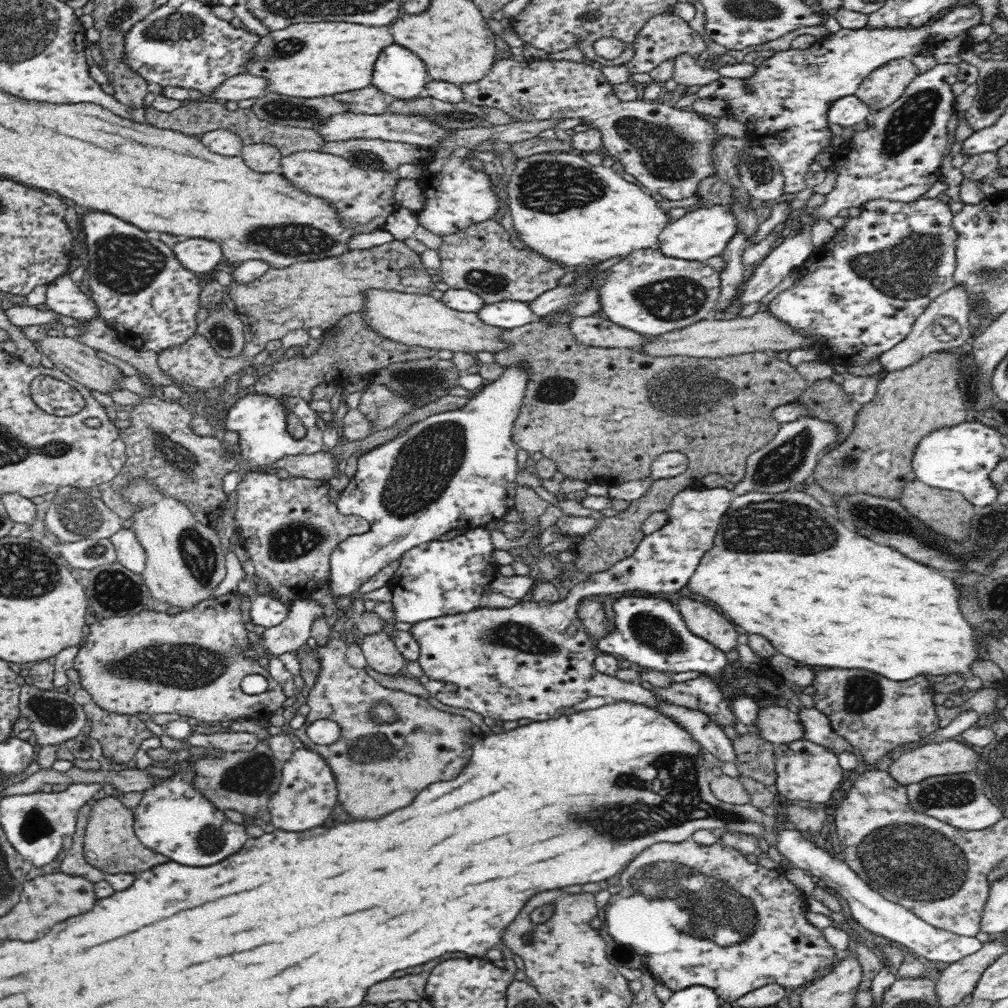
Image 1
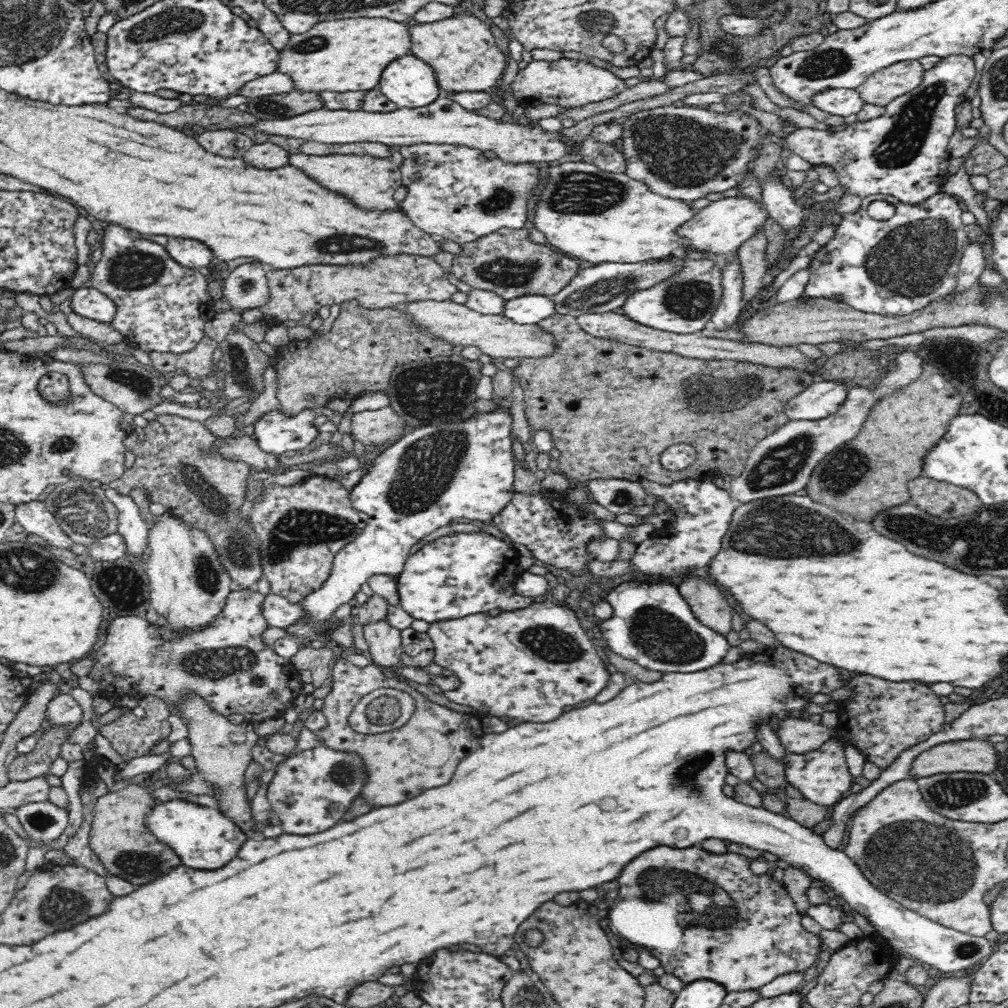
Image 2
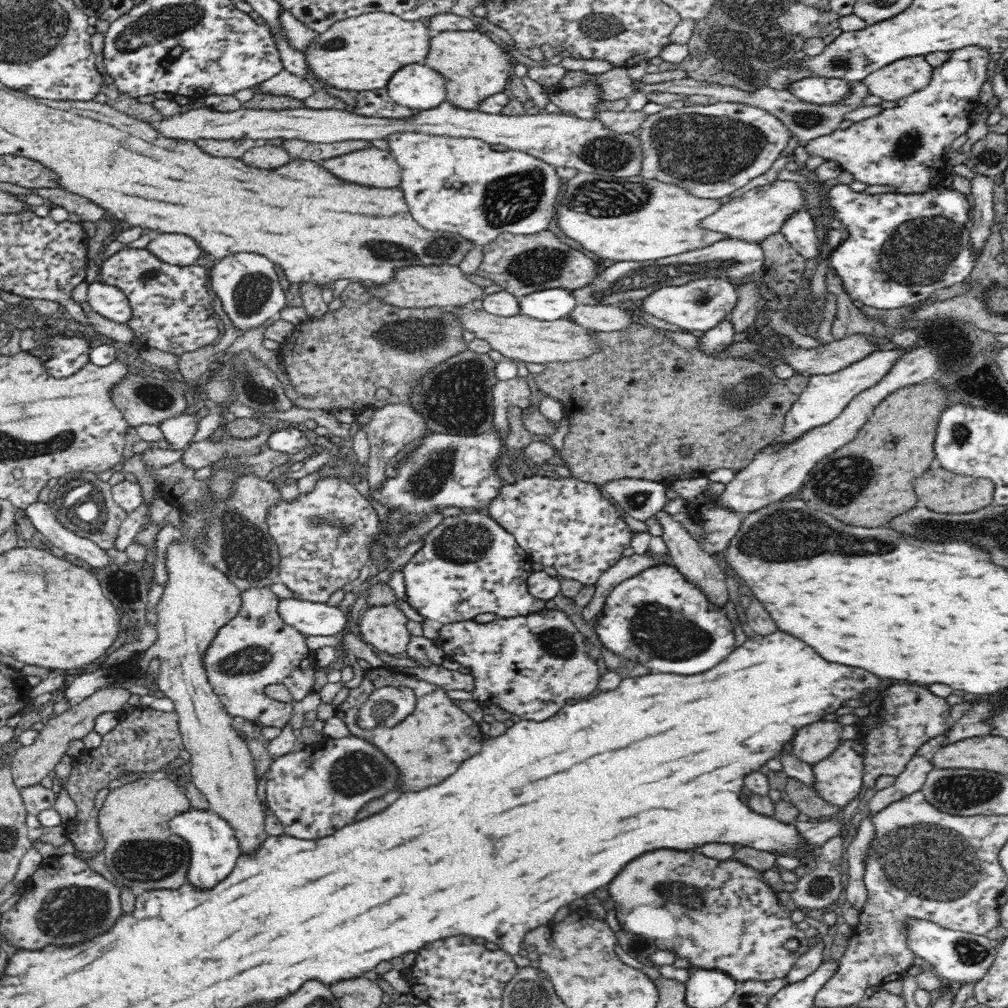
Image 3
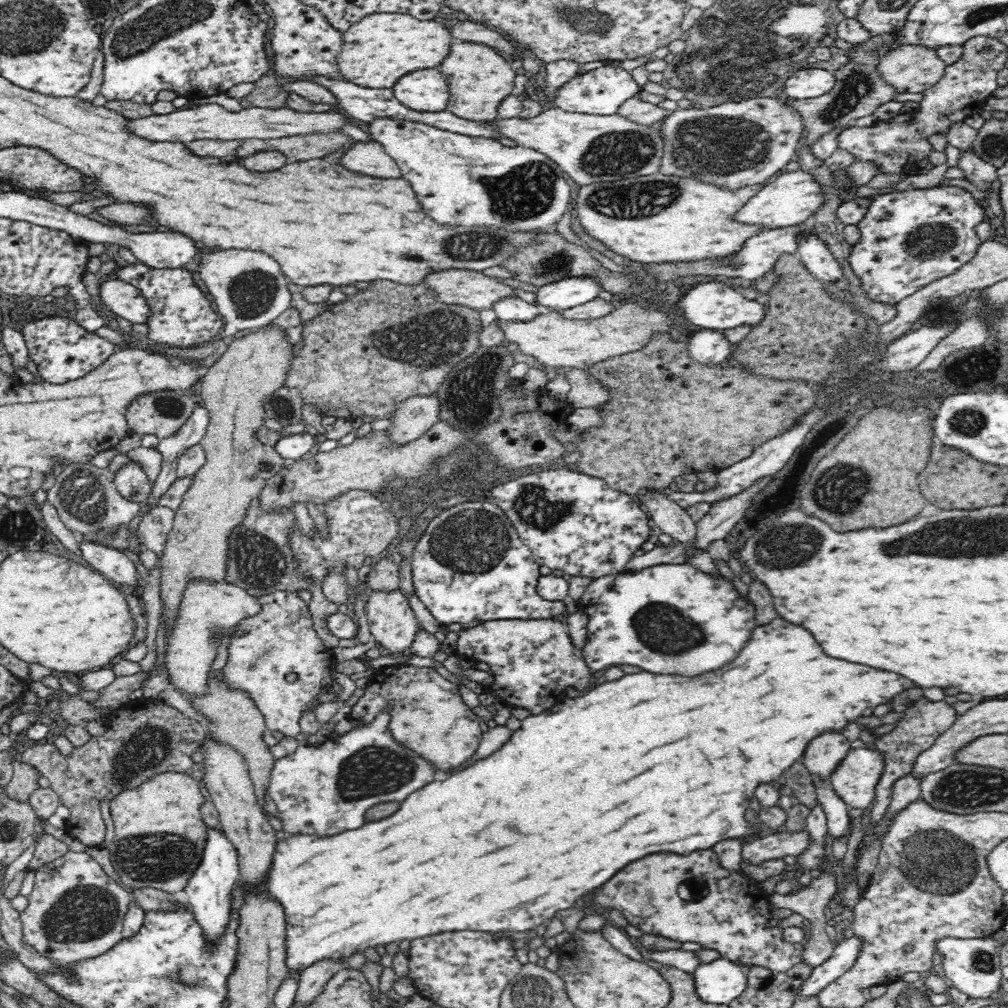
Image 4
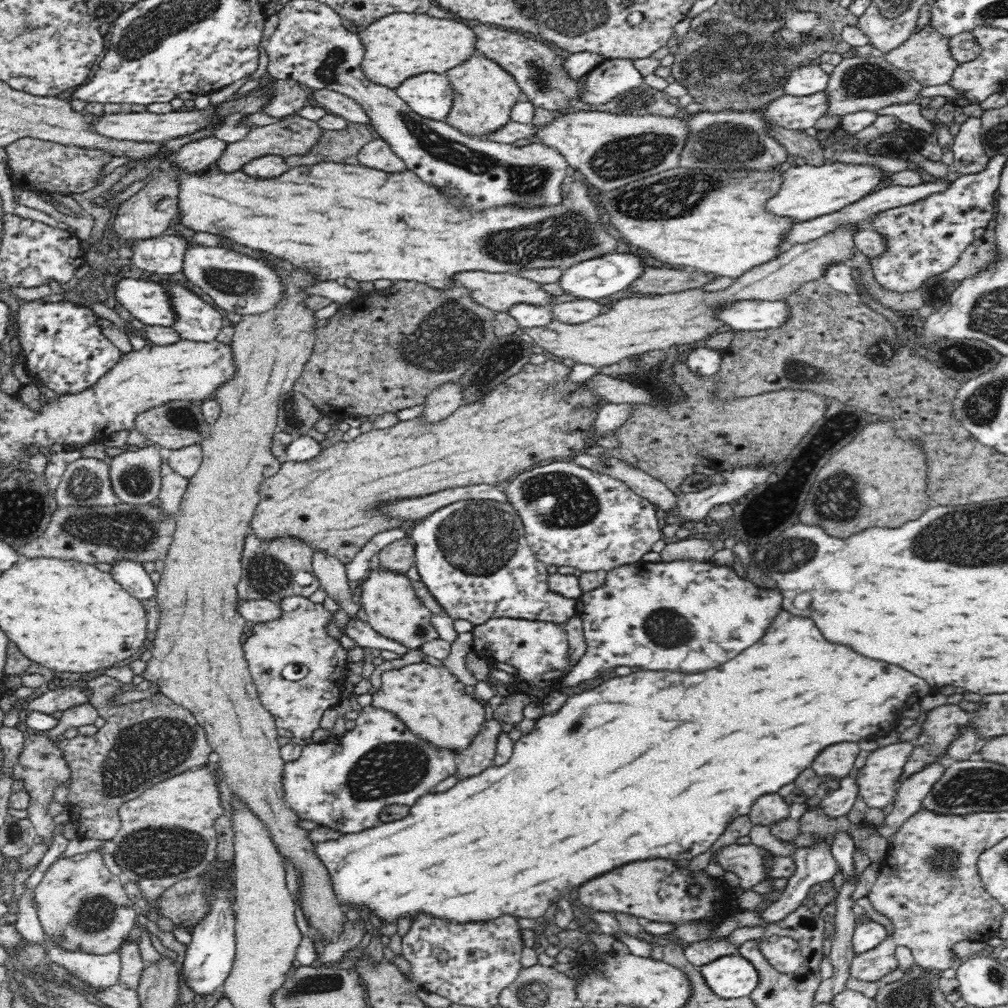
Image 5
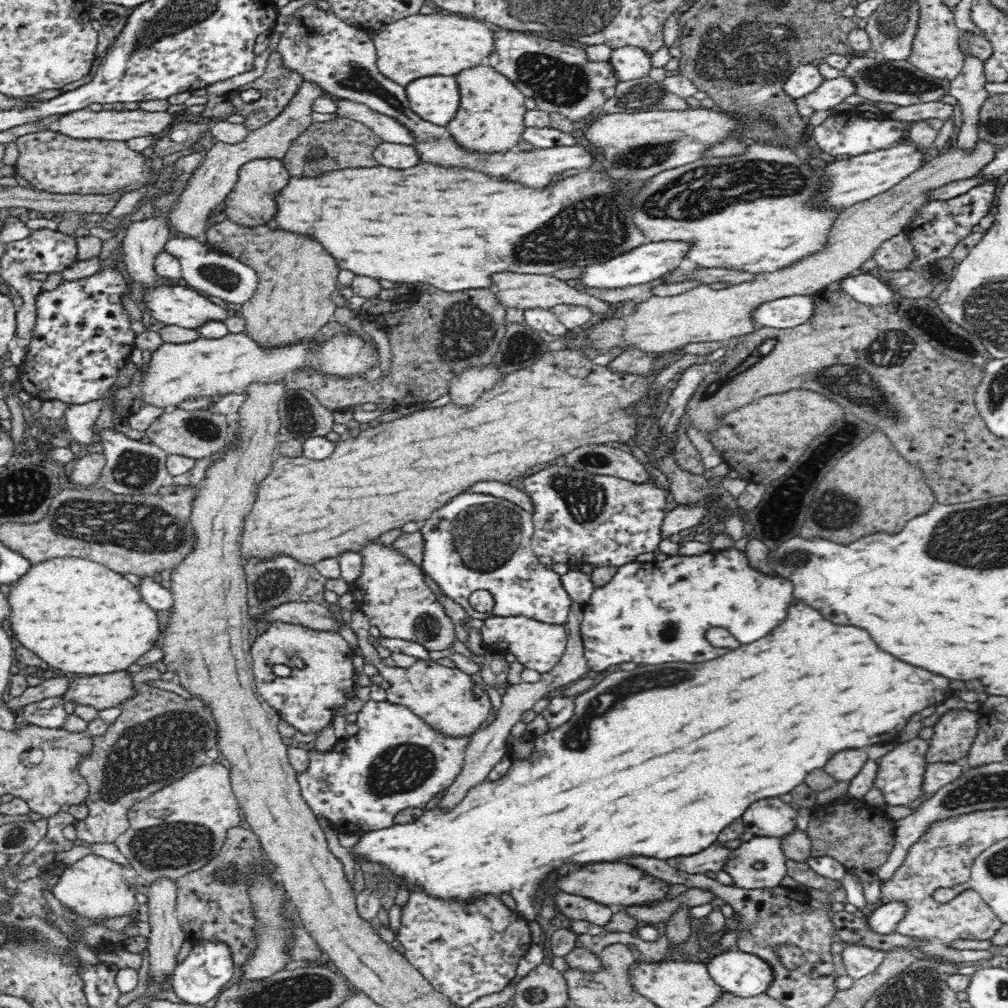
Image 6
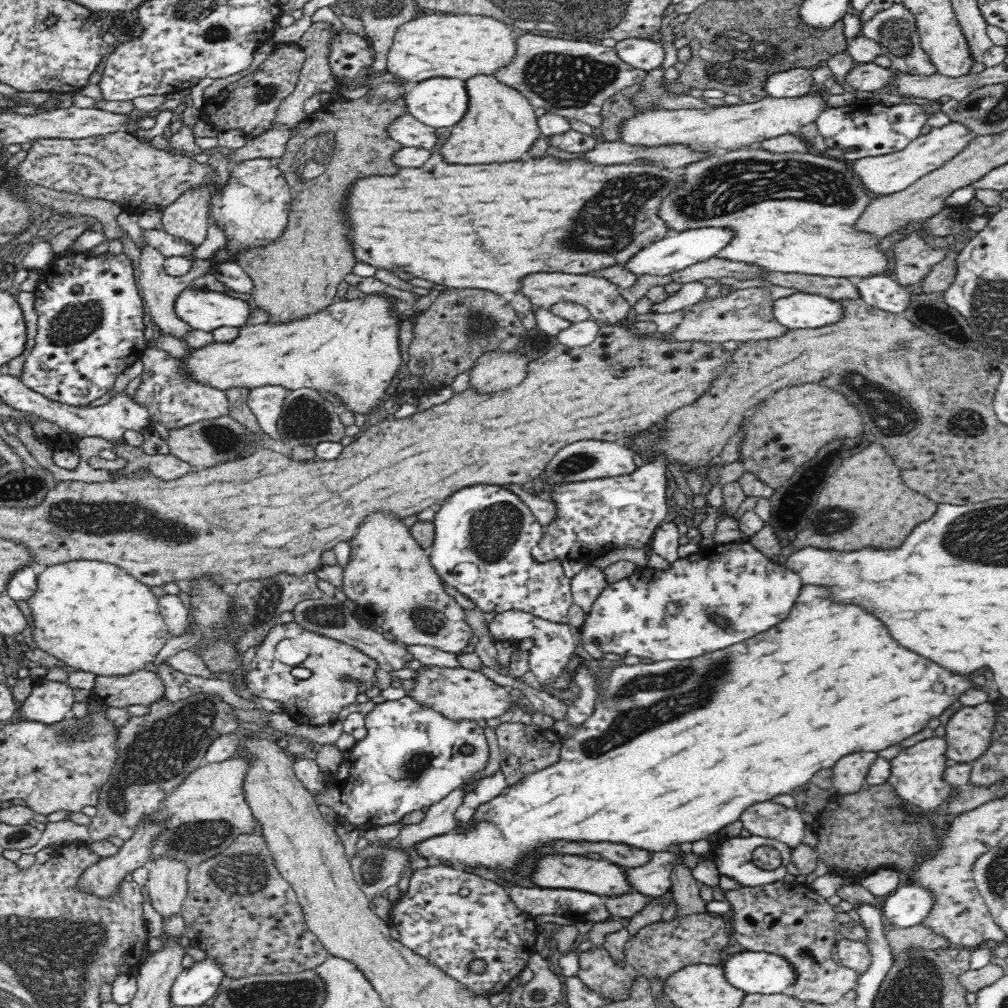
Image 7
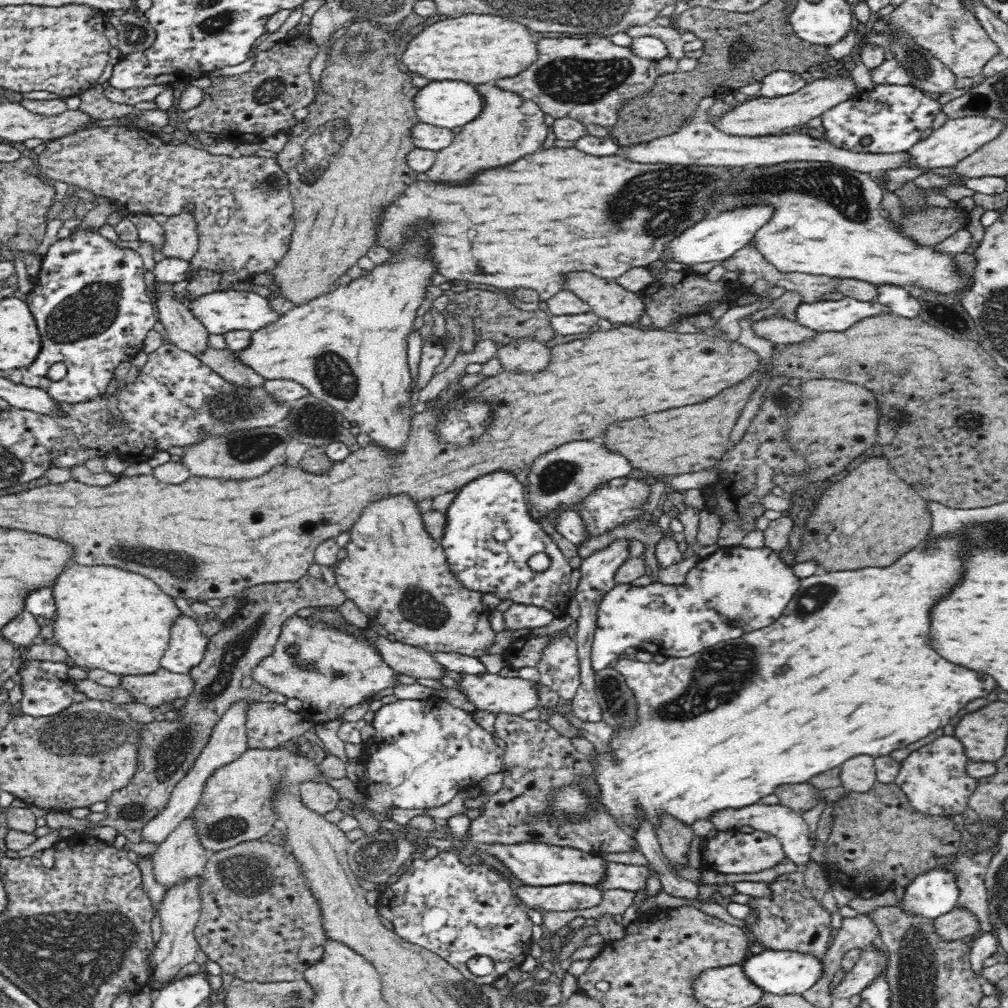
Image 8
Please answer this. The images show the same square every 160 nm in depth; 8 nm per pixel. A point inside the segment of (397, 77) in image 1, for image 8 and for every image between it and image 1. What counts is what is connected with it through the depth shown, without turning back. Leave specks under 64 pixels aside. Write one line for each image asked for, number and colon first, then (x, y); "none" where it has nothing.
2: (409, 82)
3: (419, 87)
4: (425, 91)
5: (430, 95)
6: (436, 99)
7: (438, 102)
8: (448, 104)

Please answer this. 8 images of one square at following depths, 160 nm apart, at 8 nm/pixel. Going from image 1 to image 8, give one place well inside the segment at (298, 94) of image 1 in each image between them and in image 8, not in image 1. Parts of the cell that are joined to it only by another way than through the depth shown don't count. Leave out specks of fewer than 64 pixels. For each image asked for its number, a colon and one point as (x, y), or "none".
2: (350, 54)
3: (362, 53)
4: (382, 48)
5: (399, 46)
6: (420, 45)
7: (440, 45)
8: (475, 48)

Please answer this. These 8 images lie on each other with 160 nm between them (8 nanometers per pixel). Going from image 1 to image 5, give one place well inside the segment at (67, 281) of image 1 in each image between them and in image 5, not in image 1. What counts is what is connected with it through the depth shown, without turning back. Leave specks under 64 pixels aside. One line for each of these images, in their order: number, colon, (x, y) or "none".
2: (89, 302)
3: (110, 301)
4: (123, 298)
5: (149, 302)

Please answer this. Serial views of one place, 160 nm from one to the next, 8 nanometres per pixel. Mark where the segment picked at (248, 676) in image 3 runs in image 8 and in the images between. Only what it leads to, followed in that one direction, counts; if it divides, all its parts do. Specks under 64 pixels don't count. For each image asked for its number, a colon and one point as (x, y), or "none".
4: (264, 648)
5: (301, 637)
6: (308, 699)
7: (317, 700)
8: (351, 669)

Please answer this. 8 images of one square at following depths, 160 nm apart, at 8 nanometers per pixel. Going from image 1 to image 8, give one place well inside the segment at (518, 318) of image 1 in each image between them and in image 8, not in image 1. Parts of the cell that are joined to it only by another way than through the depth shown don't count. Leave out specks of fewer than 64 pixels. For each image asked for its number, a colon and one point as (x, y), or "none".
2: (532, 308)
3: (550, 304)
4: (576, 289)
5: (601, 277)
6: (652, 260)
7: (679, 251)
8: (718, 238)

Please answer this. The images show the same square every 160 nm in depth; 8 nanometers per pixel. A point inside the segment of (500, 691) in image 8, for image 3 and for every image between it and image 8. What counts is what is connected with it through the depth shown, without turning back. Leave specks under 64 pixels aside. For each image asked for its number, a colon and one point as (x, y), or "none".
3: (437, 736)
4: (427, 713)
5: (431, 700)
6: (448, 699)
7: (459, 693)

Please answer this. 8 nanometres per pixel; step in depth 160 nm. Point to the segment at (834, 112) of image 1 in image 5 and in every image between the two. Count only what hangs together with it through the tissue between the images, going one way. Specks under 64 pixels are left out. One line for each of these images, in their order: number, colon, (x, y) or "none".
2: (839, 101)
3: (812, 88)
4: (806, 82)
5: (804, 80)

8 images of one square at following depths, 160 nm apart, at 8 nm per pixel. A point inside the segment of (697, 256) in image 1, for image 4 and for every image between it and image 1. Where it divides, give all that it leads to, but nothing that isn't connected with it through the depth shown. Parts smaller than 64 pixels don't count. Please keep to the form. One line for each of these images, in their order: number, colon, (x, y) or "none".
2: (721, 227)
3: (760, 212)
4: (792, 197)

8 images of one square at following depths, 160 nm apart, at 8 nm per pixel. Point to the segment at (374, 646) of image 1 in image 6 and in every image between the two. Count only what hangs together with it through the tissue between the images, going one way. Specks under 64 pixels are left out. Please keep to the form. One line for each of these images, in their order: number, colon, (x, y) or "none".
2: (384, 641)
3: (385, 627)
4: (392, 622)
5: (388, 597)
6: (391, 590)

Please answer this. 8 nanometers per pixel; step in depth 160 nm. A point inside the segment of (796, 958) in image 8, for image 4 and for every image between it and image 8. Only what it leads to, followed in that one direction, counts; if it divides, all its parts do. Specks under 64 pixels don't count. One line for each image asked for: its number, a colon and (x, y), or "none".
4: (722, 981)
5: (731, 976)
6: (745, 975)
7: (755, 972)

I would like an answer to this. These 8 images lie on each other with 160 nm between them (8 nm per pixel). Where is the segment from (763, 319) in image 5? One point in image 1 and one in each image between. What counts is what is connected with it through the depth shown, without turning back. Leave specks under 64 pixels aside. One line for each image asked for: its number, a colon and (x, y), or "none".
1: (649, 293)
2: (684, 304)
3: (700, 305)
4: (713, 305)

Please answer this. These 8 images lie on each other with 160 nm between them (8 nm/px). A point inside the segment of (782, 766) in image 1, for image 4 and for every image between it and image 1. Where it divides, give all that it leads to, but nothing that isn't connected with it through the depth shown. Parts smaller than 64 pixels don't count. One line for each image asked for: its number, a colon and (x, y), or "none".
2: (823, 776)
3: (839, 779)
4: (855, 781)

